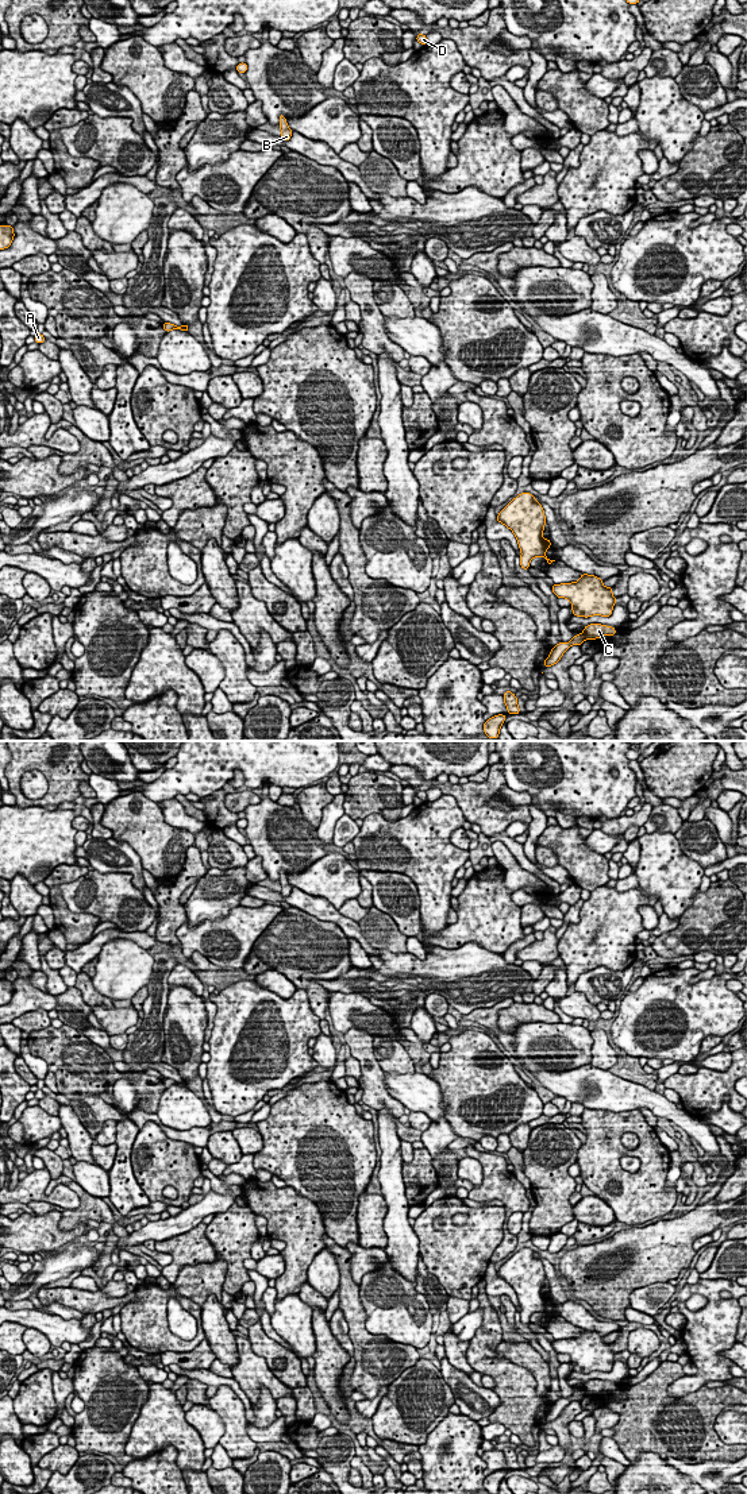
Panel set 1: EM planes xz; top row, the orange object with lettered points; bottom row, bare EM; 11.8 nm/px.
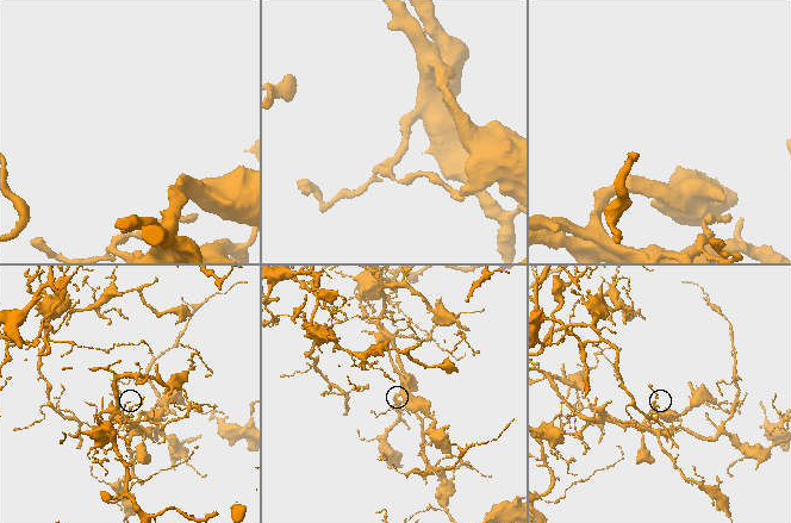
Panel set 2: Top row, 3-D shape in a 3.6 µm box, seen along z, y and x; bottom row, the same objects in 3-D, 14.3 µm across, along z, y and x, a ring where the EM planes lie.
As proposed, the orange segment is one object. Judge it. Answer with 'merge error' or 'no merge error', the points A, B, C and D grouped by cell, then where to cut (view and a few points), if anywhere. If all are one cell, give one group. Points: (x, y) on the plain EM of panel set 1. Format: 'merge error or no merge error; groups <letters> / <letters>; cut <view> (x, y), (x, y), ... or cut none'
merge error; groups A B C / D; cut xz (582, 1389), (588, 1393)

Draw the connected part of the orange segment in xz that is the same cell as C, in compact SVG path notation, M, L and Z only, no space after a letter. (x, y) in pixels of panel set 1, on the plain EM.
M590 1379L584 1383L584 1390L590 1395L596 1395L602 1391L615 1391L616 1389L617 1387L615 1386L613 1382L605 1382L600 1379Z

